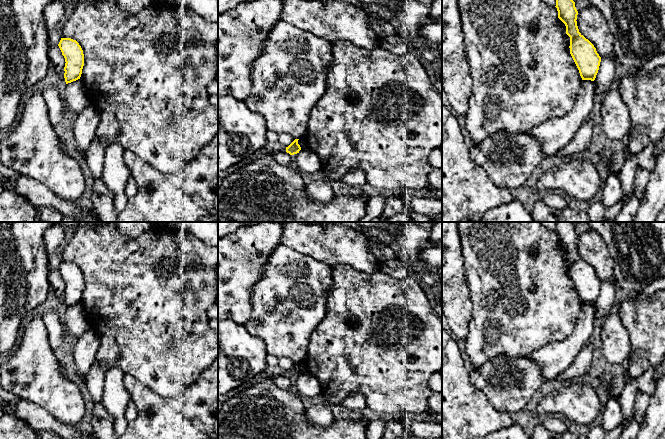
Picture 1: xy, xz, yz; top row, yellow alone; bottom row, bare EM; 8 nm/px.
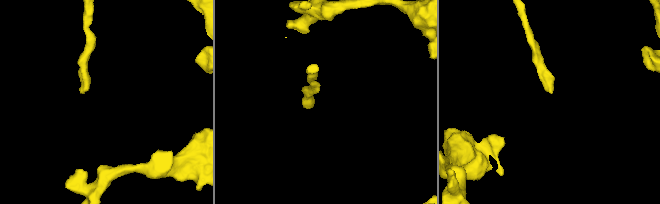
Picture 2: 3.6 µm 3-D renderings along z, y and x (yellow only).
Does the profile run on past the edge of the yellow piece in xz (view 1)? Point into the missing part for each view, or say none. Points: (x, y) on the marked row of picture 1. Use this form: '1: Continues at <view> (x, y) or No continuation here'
1: No continuation here

